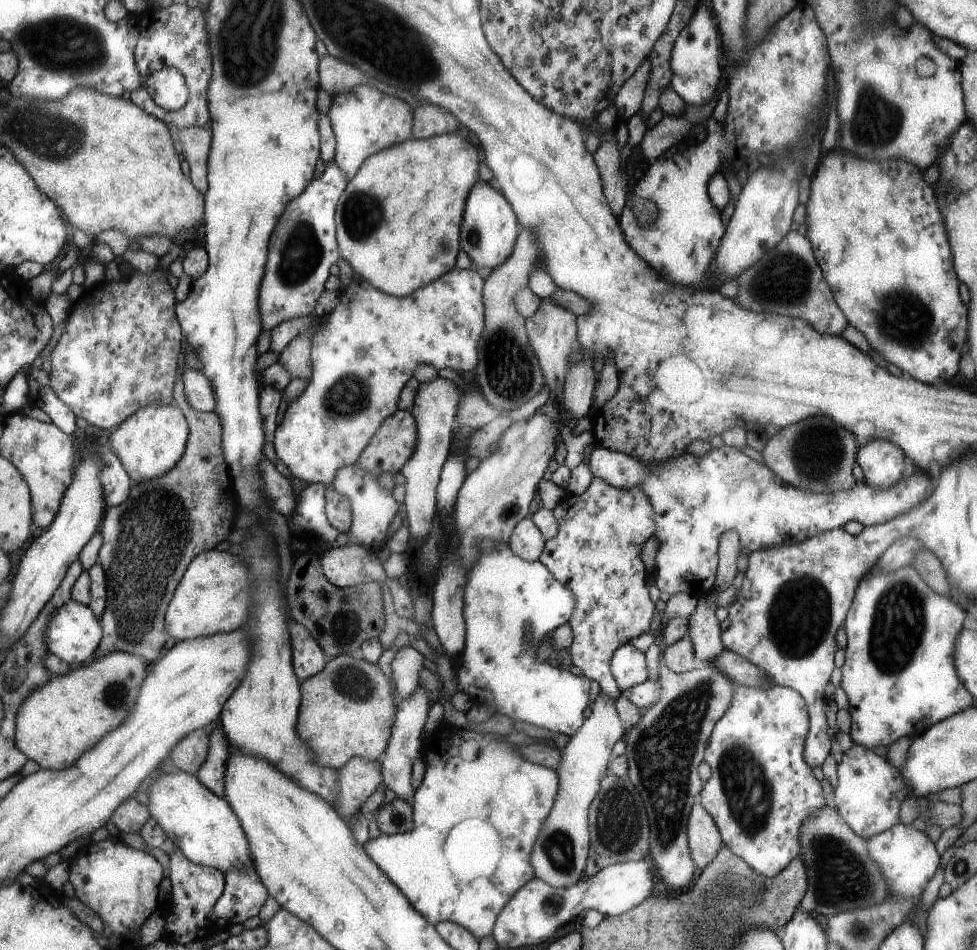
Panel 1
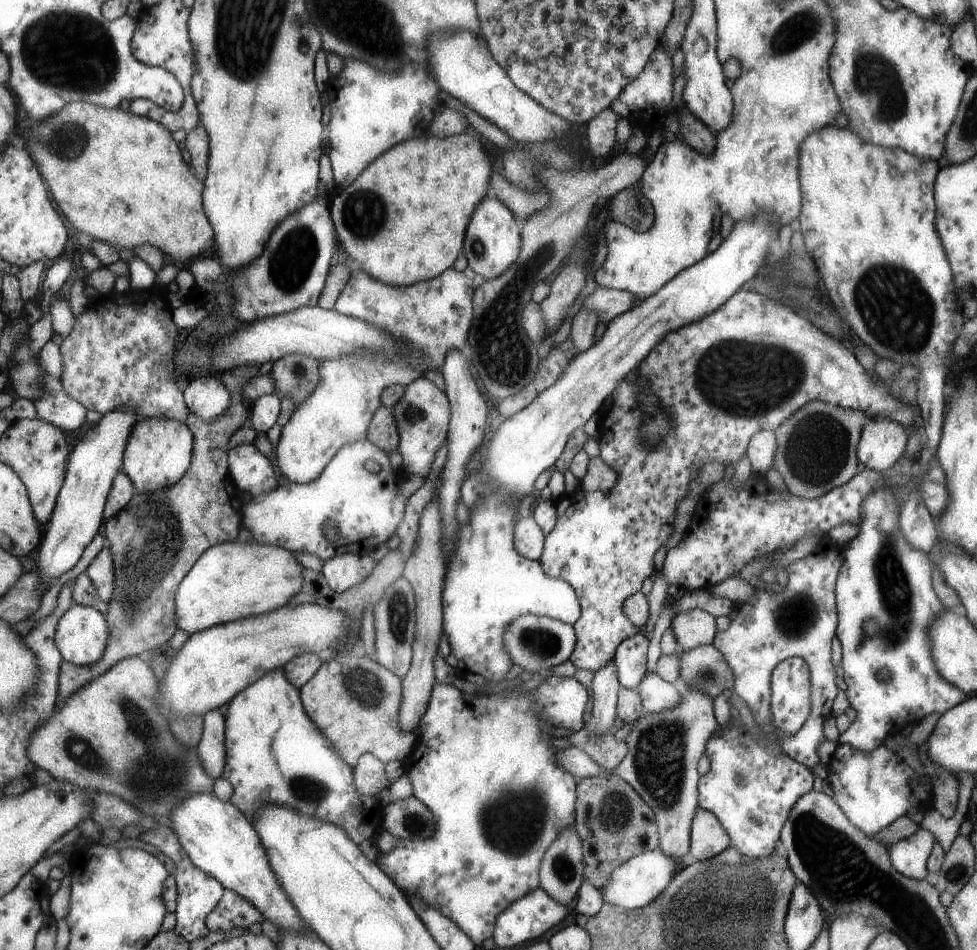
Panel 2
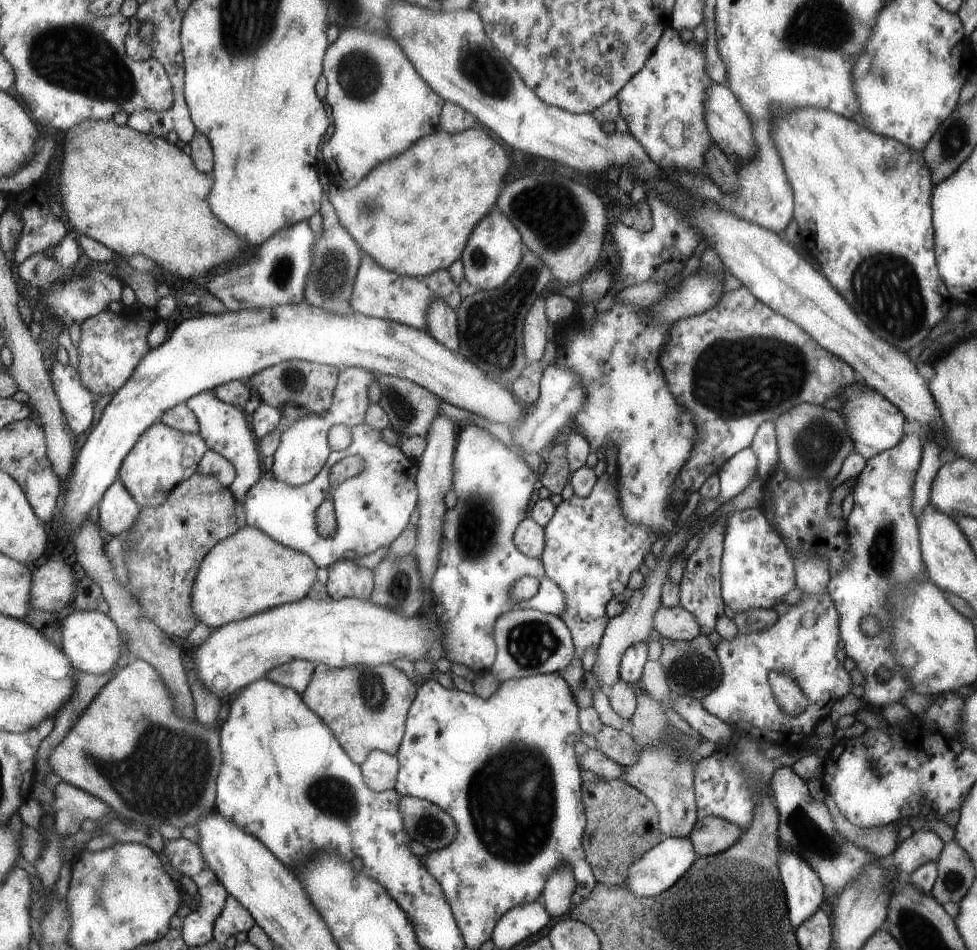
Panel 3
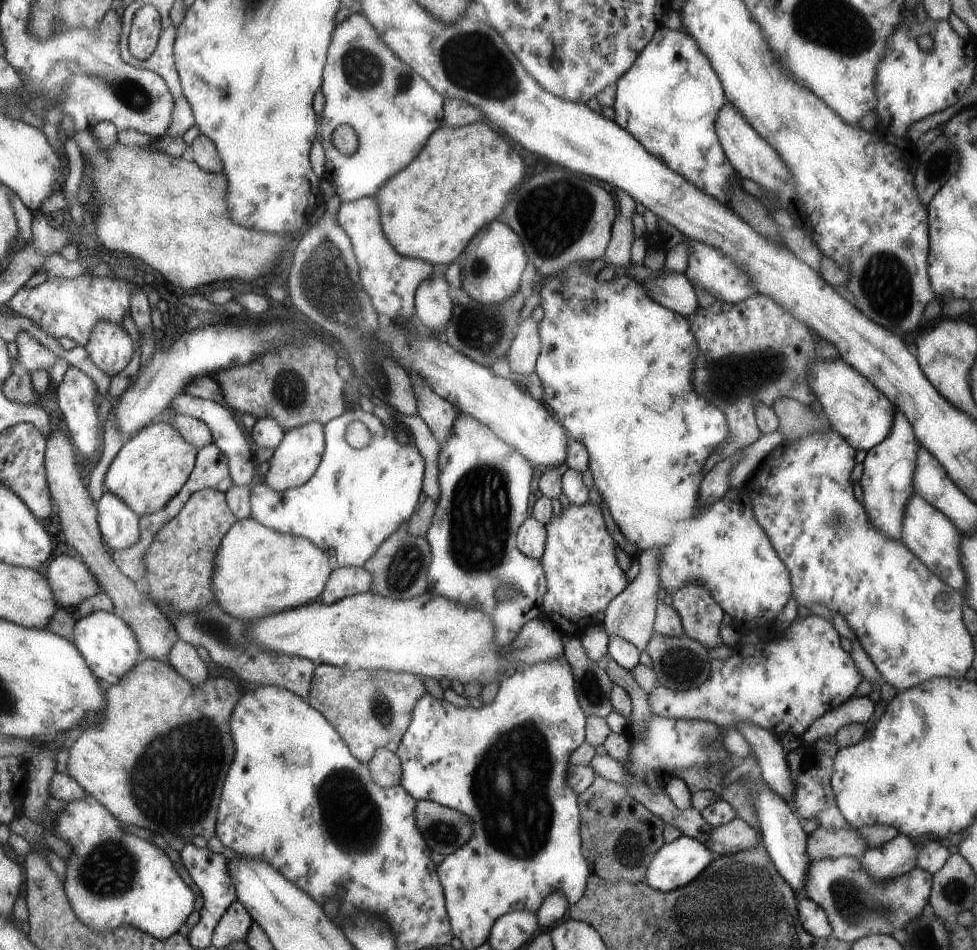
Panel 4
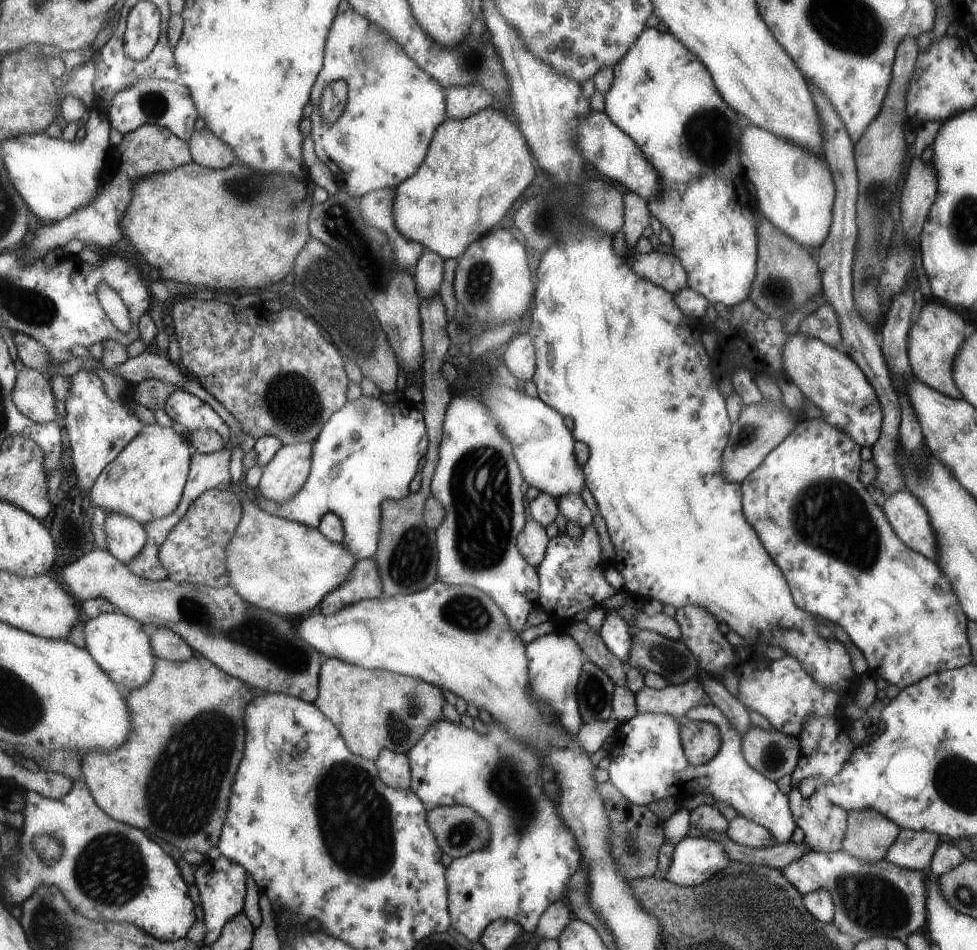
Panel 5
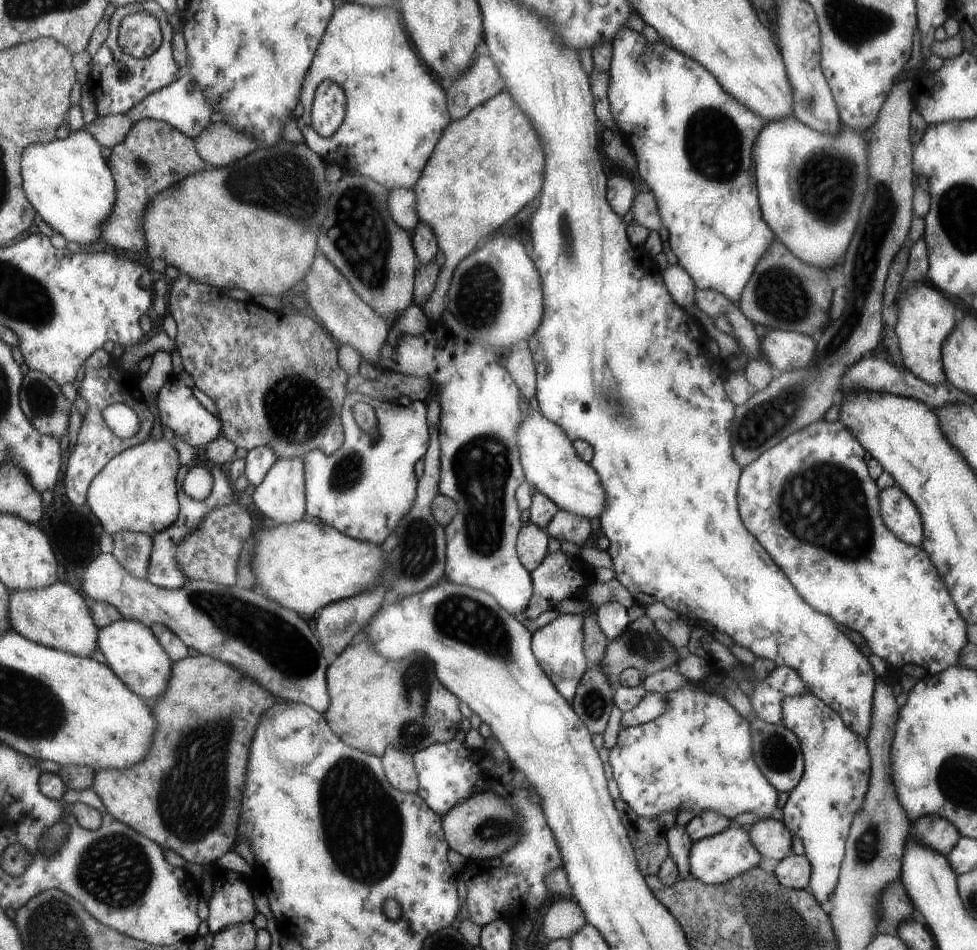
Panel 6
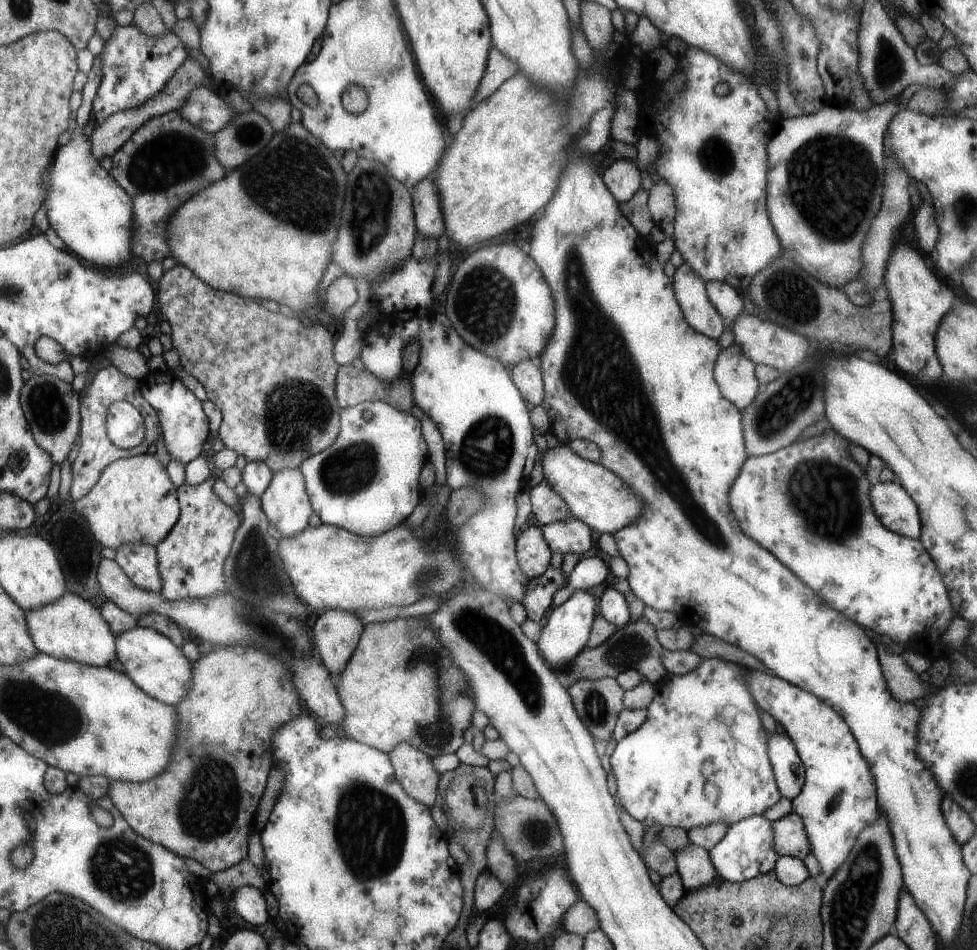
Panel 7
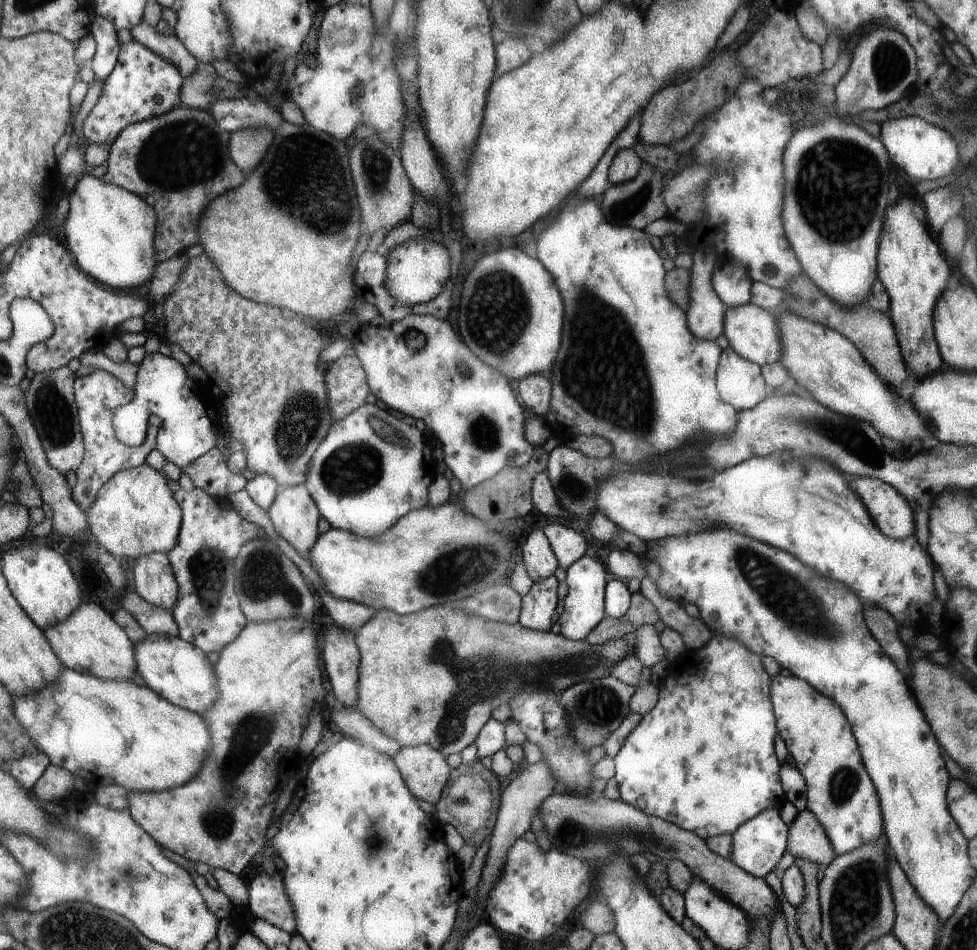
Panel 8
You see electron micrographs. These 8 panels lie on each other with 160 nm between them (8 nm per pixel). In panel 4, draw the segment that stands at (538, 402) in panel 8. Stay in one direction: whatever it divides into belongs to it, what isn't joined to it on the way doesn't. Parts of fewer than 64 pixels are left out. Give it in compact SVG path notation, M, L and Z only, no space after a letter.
M529 316L520 325L520 330L507 356L511 371L527 376L536 372L543 348L539 323Z

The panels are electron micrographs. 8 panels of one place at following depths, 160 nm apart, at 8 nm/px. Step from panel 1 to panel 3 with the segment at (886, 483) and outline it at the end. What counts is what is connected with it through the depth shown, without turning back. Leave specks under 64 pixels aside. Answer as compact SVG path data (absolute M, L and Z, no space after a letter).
M853 382L853 384L847 384L837 394L837 397L843 402L838 410L841 412L845 424L847 424L845 430L847 430L851 444L853 444L853 453L860 455L865 462L871 456L875 457L879 452L889 450L901 442L905 418L881 393L877 393L868 387L865 388L865 386L861 388Z

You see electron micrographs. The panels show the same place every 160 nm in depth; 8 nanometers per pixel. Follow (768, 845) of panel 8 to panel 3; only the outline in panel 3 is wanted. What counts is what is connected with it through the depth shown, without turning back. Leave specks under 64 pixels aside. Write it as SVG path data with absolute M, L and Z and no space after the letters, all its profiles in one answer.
M664 837L654 848L639 856L639 859L630 865L624 887L637 898L657 896L686 875L696 859L695 849L689 838Z

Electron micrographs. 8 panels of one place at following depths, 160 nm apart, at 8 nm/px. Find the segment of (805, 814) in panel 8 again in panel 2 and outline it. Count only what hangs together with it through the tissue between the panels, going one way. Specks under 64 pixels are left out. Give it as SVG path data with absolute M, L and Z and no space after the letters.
M699 809L693 819L689 854L696 861L711 859L730 847L730 838L713 813Z

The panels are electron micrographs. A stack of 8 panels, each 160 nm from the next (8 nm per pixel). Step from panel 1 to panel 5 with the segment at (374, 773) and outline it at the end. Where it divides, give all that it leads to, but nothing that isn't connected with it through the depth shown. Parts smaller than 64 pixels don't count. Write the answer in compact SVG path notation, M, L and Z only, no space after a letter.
M386 749L376 763L386 785L396 789L411 789L412 766L408 754Z

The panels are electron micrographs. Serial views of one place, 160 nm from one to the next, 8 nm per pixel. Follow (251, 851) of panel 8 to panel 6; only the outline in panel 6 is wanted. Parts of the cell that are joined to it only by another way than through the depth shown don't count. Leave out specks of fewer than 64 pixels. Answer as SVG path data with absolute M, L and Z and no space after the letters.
M200 653L175 661L170 687L157 700L150 701L158 718L158 732L150 754L142 763L125 771L99 769L92 788L117 820L127 823L157 844L163 844L163 848L172 849L186 861L214 866L217 860L235 848L242 824L241 800L246 790L247 766L250 766L255 733L262 716L277 702L279 698L268 688L232 664L215 657Z

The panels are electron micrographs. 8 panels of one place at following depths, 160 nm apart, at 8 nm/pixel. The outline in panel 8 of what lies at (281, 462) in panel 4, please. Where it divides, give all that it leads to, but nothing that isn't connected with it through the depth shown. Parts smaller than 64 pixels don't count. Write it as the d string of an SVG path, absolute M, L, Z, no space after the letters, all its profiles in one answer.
M307 486L283 487L268 512L278 535L302 558L309 558L321 536L319 522L322 516Z

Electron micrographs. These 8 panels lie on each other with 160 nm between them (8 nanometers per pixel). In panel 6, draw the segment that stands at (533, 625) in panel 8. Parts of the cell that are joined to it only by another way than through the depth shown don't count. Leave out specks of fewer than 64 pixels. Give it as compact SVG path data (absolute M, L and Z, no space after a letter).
M561 551L550 552L543 562L532 571L534 595L524 610L528 618L539 618L544 610L563 598L572 598L579 588L585 588L594 581L591 565L578 557L567 557Z

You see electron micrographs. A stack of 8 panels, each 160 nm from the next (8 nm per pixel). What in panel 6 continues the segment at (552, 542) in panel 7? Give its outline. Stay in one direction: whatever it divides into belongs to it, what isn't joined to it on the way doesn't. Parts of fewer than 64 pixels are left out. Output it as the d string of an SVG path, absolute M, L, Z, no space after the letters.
M557 509L553 518L547 523L546 531L549 536L556 538L559 542L567 540L576 547L581 548L585 540L589 538L589 519Z

